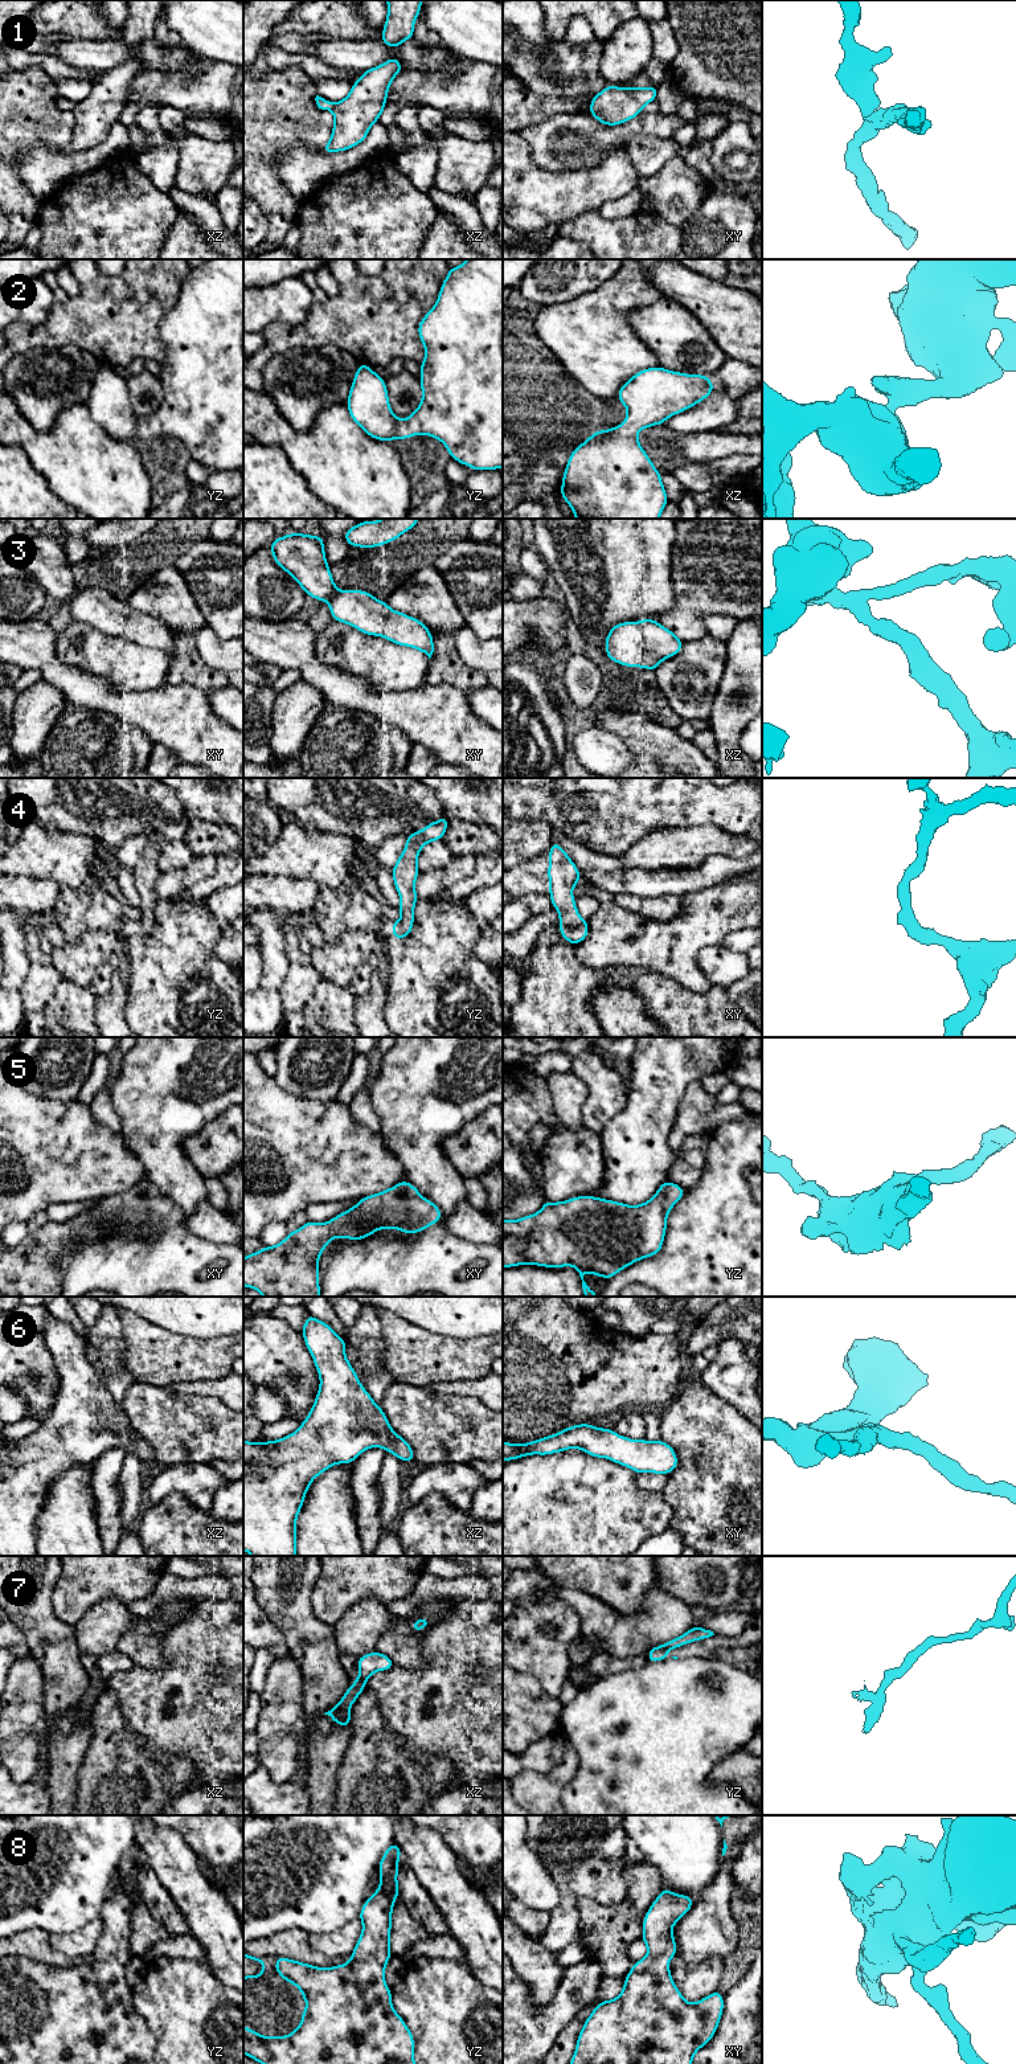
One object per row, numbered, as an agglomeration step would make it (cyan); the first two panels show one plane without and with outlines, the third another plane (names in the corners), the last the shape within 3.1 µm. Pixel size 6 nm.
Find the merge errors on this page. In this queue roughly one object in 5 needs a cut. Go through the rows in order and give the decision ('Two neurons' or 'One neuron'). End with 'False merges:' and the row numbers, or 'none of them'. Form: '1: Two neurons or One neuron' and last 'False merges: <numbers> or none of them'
1: Two neurons
2: One neuron
3: One neuron
4: One neuron
5: One neuron
6: One neuron
7: Two neurons
8: One neuron
False merges: 1, 7

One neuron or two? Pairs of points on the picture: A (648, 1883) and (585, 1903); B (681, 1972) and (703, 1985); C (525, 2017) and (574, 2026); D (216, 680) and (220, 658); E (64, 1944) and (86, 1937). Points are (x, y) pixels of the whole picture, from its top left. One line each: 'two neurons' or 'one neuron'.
A: one neuron
B: one neuron
C: two neurons
D: two neurons
E: one neuron

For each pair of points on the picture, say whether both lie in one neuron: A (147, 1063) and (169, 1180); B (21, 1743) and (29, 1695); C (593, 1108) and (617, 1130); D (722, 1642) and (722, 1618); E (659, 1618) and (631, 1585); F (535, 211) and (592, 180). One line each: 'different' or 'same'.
A: same
B: same
C: different
D: different
E: different
F: same

